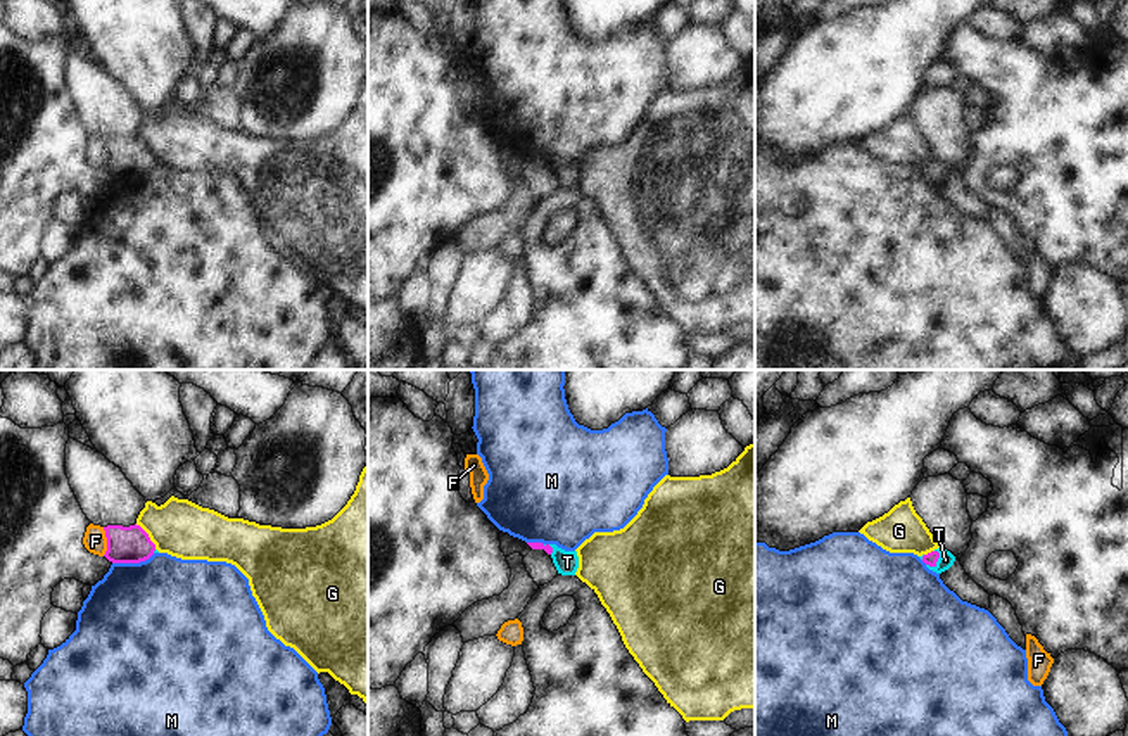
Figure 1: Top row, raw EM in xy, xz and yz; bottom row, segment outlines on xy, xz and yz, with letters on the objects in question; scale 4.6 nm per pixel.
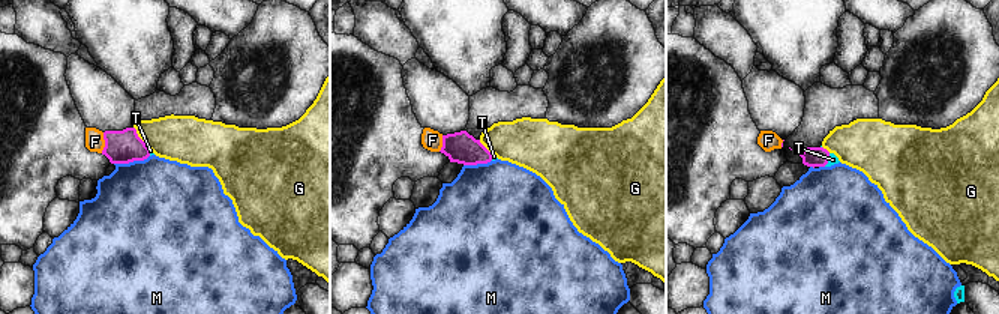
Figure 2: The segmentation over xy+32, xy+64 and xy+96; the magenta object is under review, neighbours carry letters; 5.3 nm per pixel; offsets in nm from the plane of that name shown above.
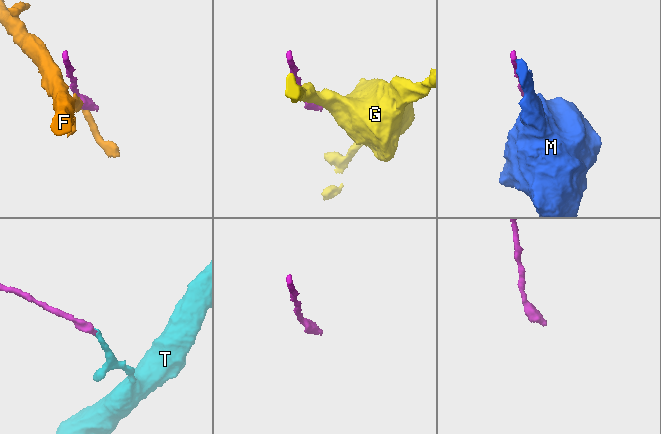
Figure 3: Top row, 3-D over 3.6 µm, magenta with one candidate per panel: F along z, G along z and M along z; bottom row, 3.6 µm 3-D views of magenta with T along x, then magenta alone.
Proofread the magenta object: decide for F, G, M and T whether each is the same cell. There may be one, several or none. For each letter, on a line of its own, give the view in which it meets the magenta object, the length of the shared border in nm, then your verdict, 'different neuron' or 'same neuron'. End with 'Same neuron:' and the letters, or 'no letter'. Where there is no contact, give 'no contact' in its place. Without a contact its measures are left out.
F: meets magenta in xy; contact 140 nm long; different neuron
G: meets magenta in xy; contact 160 nm long; different neuron
M: meets magenta in xy; contact 200 nm long; different neuron
T: meets magenta in yz; contact 90 nm long; same neuron
Same neuron: T

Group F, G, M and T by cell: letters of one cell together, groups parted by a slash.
F / G / M / T

